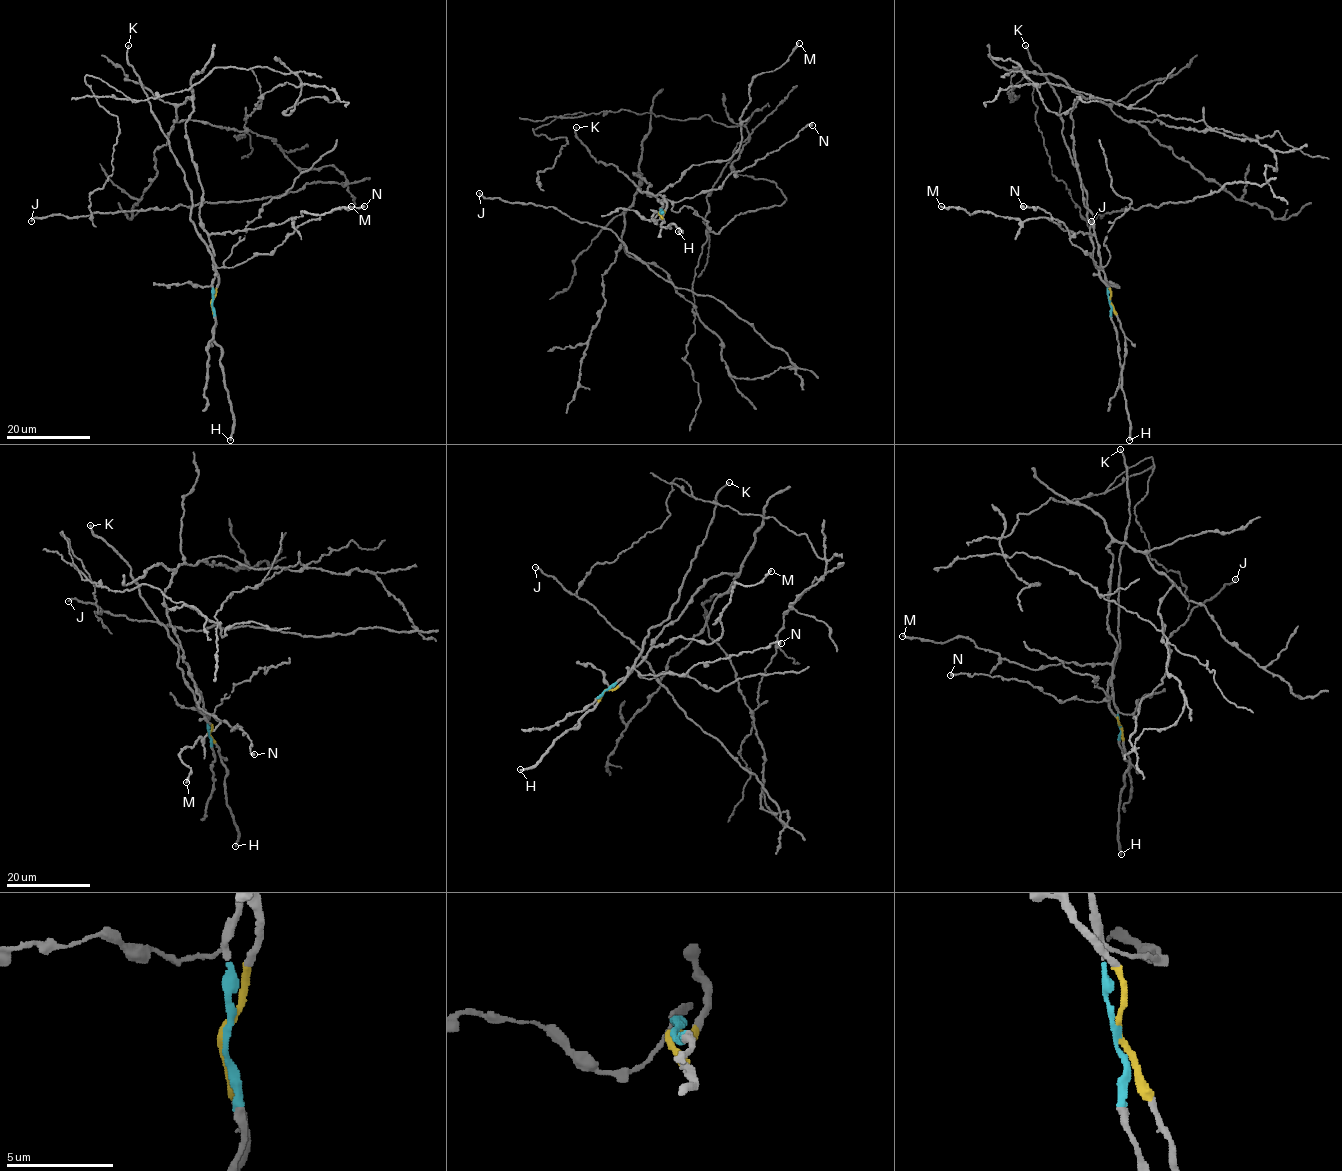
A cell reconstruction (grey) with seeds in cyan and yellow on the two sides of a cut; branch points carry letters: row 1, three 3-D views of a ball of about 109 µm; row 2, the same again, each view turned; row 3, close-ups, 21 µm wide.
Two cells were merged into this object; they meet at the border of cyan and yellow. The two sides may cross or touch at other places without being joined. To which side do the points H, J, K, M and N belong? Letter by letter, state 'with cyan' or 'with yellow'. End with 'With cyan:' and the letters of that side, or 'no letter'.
H: with yellow
J: with cyan
K: with yellow
M: with cyan
N: with yellow
With cyan: J, M

